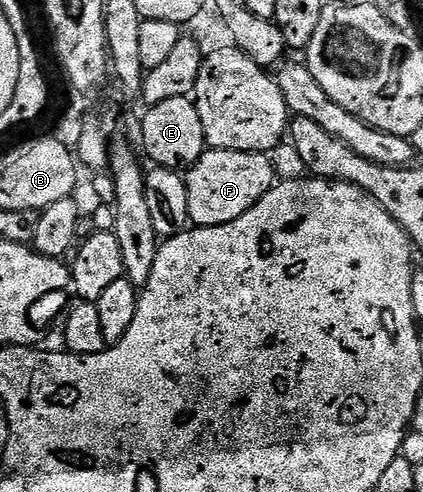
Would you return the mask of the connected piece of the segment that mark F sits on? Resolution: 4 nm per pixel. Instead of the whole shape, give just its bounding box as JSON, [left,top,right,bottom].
[184,148,277,227]

